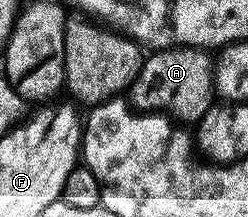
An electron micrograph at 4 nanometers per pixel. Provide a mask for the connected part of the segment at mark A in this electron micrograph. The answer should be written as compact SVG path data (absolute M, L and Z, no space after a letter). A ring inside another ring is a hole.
M174 47L150 52L142 60L139 75L127 90L129 105L142 113L168 115L177 123L201 121L215 101L213 65L209 57L210 54L200 47Z

